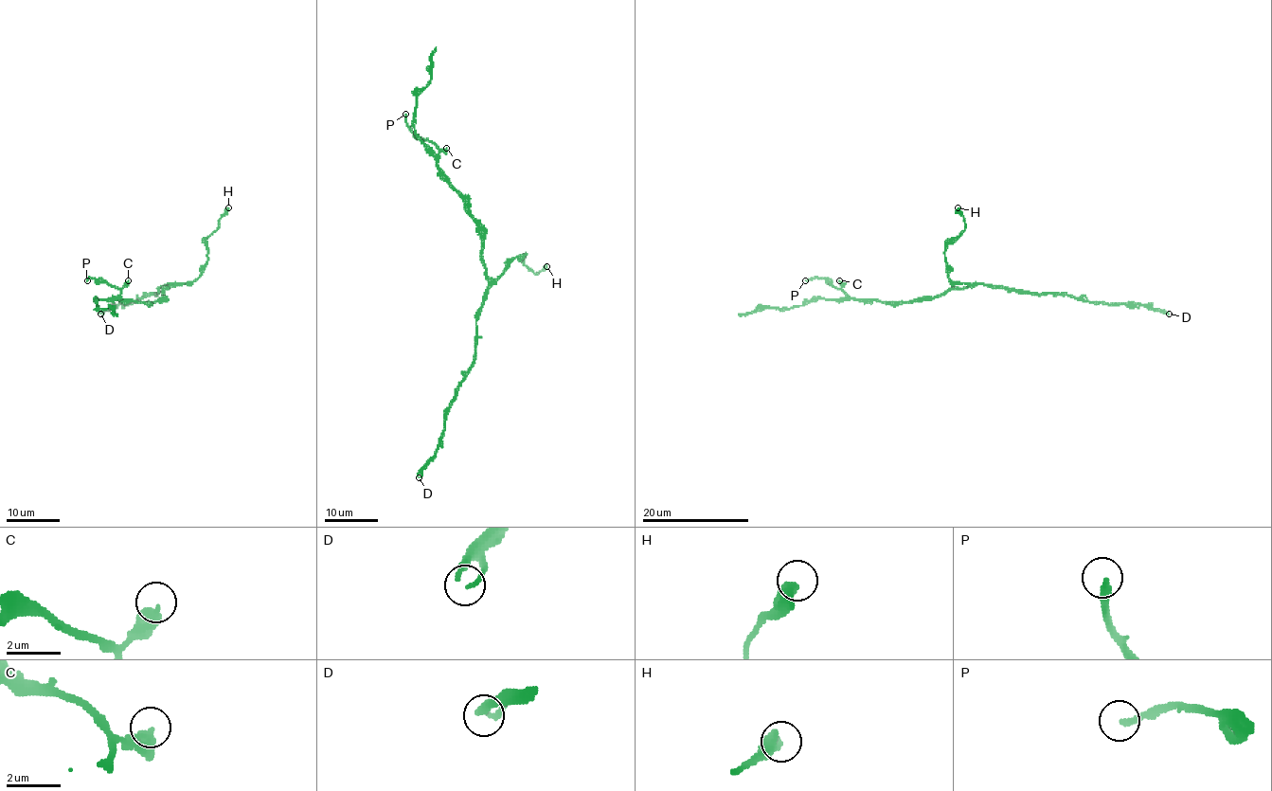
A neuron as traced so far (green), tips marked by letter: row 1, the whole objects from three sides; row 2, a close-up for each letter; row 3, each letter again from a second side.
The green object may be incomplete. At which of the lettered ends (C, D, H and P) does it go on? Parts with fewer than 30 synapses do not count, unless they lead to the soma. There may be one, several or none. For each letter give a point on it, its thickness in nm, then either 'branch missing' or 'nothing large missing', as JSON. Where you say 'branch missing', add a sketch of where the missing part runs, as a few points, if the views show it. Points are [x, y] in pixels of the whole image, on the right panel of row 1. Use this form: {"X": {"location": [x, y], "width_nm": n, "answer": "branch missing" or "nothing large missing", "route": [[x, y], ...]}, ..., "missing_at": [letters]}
{"C": {"location": [839, 280], "width_nm": 380, "answer": "nothing large missing"}, "D": {"location": [1169, 314], "width_nm": 160, "answer": "nothing large missing"}, "H": {"location": [958, 207], "width_nm": 460, "answer": "nothing large missing"}, "P": {"location": [805, 280], "width_nm": 240, "answer": "branch missing", "route": [[805, 280], [781, 275], [747, 289], [731, 291], [731, 300], [724, 304]]}, "missing_at": ["P"]}

